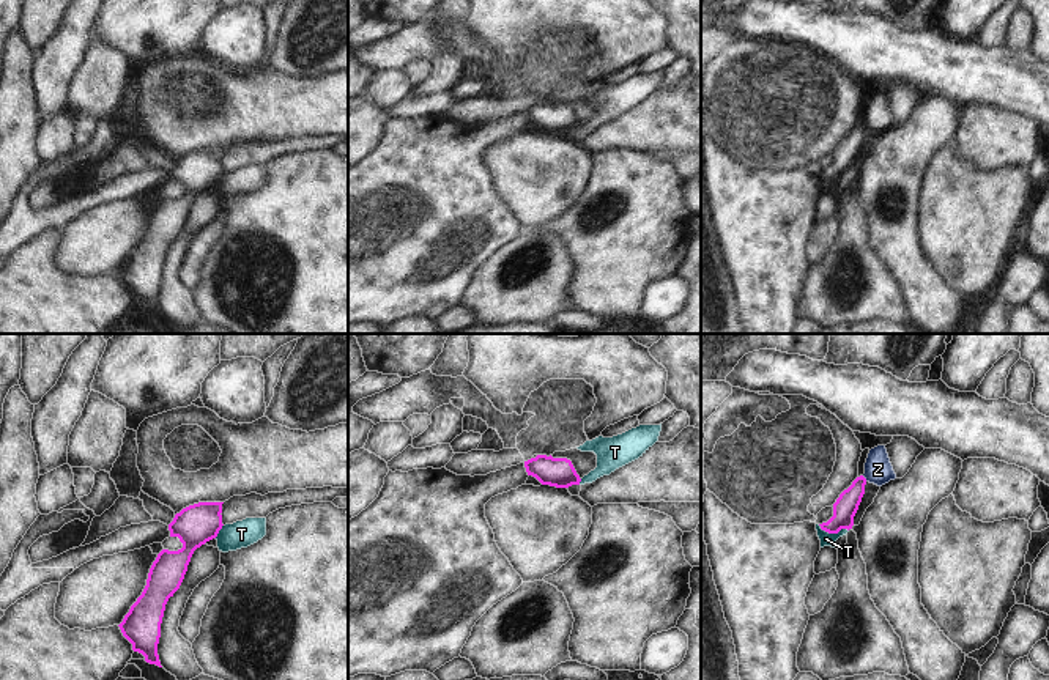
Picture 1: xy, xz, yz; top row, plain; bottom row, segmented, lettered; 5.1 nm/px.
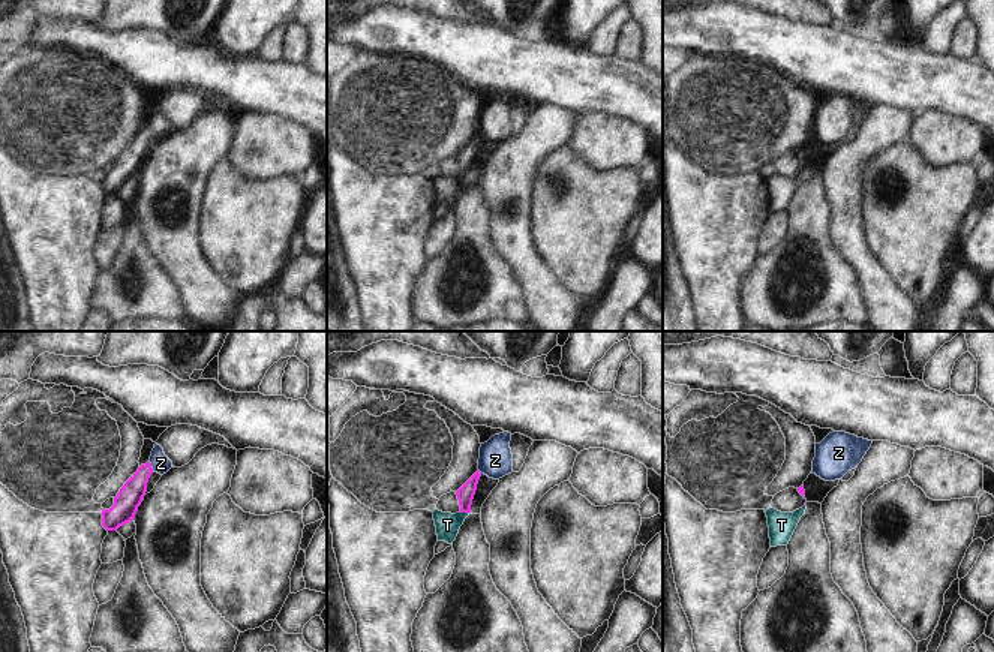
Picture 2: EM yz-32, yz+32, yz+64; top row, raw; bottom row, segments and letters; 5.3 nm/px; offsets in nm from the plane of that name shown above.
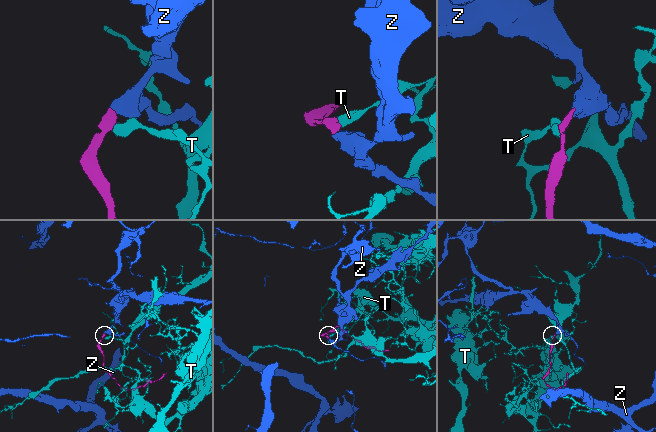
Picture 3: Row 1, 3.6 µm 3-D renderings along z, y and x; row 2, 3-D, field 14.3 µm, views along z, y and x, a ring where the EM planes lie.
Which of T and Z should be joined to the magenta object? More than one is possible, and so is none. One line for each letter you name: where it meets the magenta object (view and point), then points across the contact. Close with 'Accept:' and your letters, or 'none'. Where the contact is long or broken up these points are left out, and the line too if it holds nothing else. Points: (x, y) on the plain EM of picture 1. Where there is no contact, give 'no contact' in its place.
Z: yz (865, 126) | across yz (846, 153), (865, 126), (878, 117)
Accept: Z

